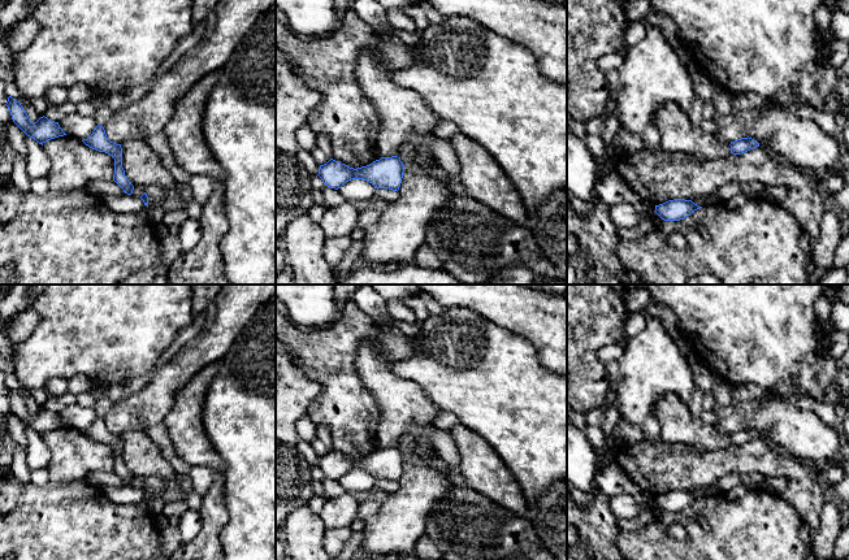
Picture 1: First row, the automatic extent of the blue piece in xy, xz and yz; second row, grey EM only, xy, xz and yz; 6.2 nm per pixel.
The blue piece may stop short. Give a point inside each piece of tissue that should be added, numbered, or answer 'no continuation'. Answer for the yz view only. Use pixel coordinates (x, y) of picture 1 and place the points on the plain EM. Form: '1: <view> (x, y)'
no continuation

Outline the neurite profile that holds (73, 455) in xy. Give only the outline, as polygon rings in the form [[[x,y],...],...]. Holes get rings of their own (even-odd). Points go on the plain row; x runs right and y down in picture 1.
[[[59,427],[43,434],[42,438],[51,452],[47,466],[49,483],[86,479],[96,470],[113,472],[114,450],[90,439],[74,427]]]

